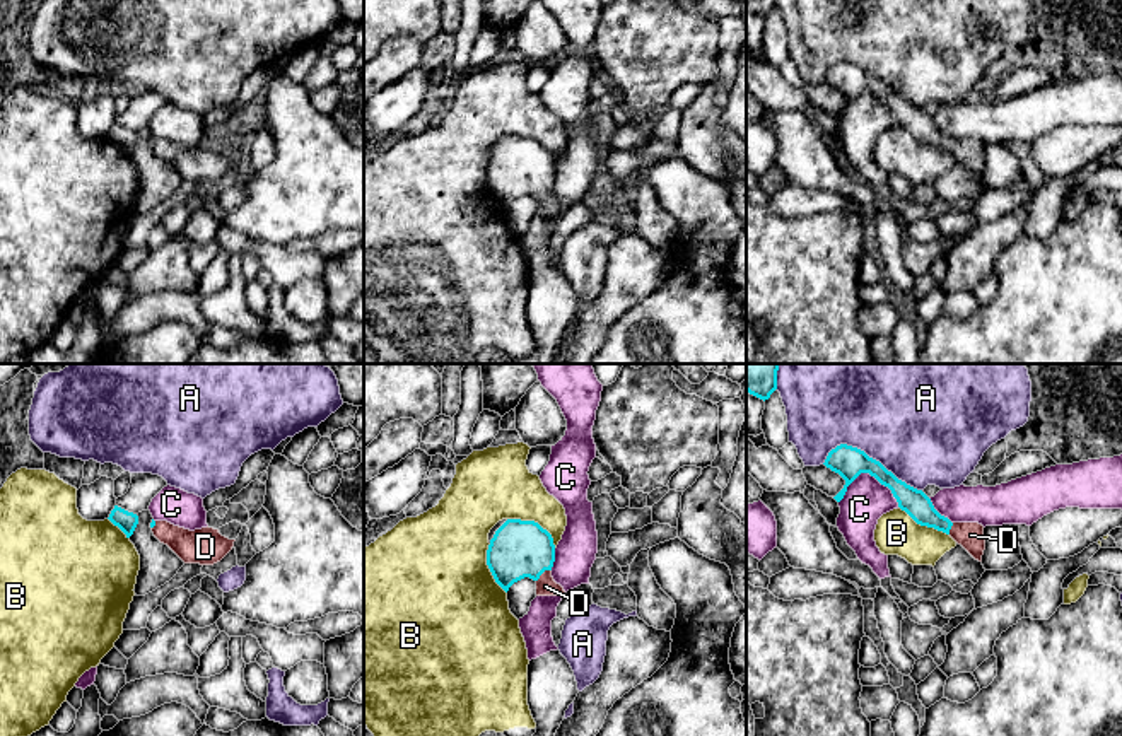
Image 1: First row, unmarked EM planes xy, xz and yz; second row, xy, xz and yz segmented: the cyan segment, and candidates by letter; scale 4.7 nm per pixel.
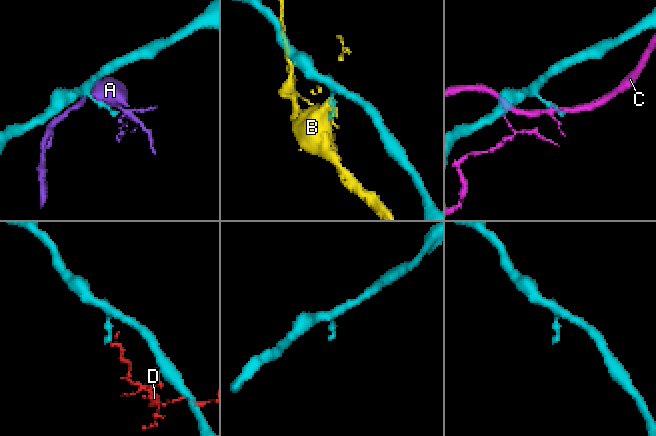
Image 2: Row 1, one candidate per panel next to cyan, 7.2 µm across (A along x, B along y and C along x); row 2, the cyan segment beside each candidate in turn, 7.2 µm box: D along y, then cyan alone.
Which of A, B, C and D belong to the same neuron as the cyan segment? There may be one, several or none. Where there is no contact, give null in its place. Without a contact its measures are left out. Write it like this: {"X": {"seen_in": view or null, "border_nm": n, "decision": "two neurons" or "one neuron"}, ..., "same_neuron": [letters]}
{"A": {"seen_in": "yz", "border_nm": 480, "decision": "two neurons"}, "B": {"seen_in": "xz", "border_nm": 280, "decision": "two neurons"}, "C": {"seen_in": "yz", "border_nm": 280, "decision": "two neurons"}, "D": {"seen_in": "xz", "border_nm": 90, "decision": "one neuron"}, "same_neuron": ["D"]}

